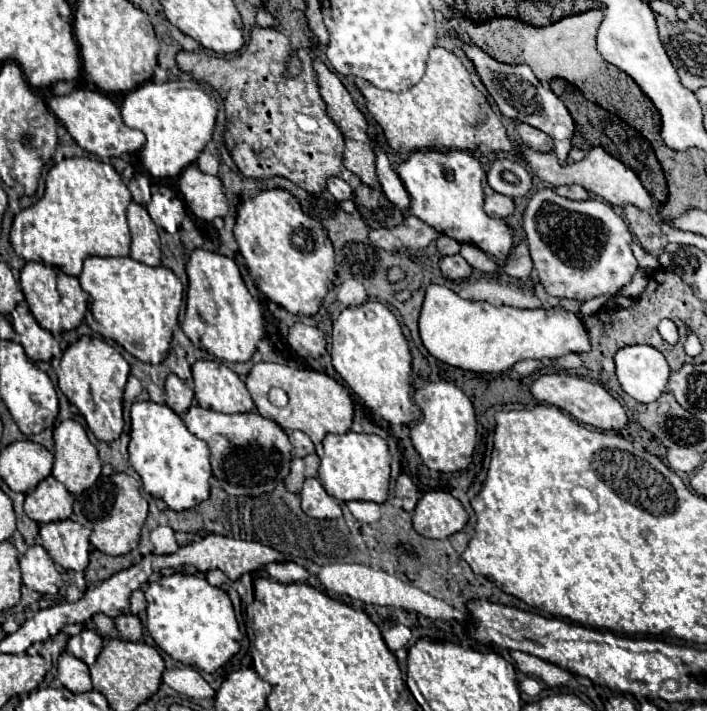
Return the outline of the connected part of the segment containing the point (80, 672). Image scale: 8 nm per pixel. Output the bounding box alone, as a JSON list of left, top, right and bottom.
[56,652,92,694]

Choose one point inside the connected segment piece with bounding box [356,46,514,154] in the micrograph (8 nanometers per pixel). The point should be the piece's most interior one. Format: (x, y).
(444, 110)

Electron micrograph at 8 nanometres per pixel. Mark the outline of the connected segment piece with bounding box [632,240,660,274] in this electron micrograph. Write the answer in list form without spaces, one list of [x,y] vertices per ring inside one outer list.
[[[632,240],[632,252],[634,252],[634,256],[636,256],[636,260],[638,260],[640,268],[642,268],[642,270],[646,270],[648,274],[652,274],[652,272],[656,272],[656,270],[660,268],[658,260],[656,260],[654,256],[646,254],[646,252],[642,250],[642,246],[640,246],[636,240]]]

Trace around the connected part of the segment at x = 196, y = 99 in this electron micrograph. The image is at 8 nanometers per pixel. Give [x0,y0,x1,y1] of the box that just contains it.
[122,80,218,178]

